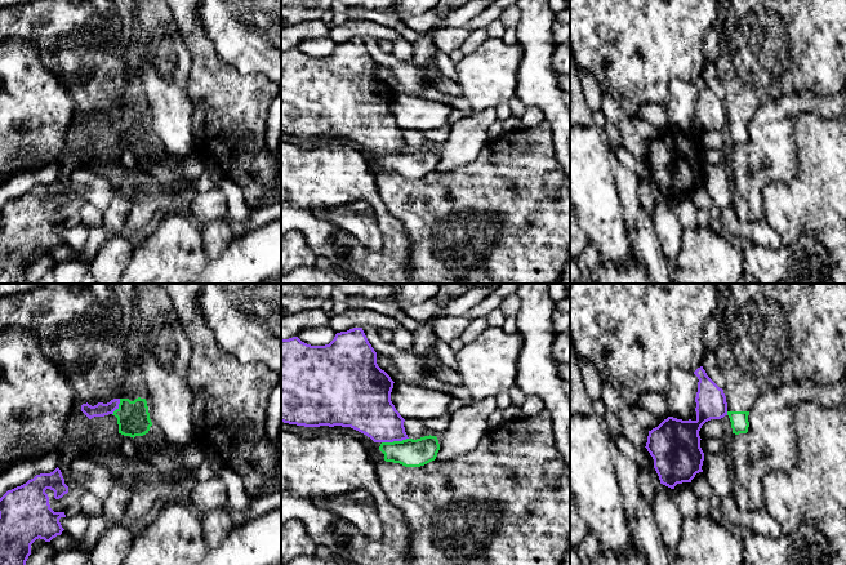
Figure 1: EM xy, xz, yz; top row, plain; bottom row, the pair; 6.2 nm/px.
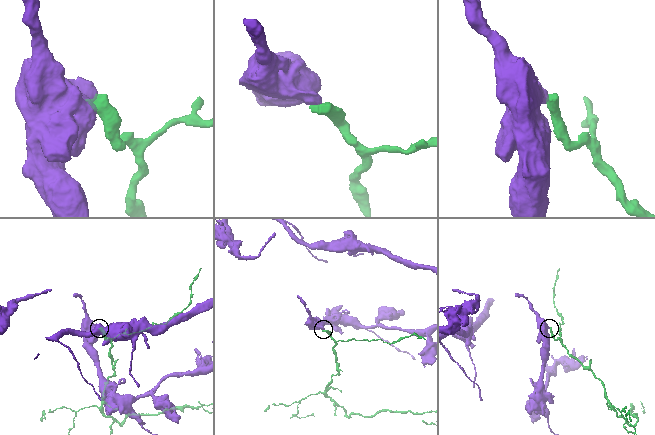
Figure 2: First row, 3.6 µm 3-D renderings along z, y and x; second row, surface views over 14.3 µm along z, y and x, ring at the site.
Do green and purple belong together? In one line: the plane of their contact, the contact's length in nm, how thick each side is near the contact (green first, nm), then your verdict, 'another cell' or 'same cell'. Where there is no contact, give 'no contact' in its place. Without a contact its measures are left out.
meets green in xz; contact 170 nm long; 180 nm thick on the green side, 300 nm on the other; another cell

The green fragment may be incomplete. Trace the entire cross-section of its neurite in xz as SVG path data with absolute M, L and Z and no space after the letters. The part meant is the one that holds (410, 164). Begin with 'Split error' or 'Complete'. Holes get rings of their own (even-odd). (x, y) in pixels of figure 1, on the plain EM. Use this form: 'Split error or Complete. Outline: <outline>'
Split error. Outline: M436 147L417 151L406 150L393 154L374 154L368 159L373 173L393 173L405 178L420 178L436 170L440 155Z

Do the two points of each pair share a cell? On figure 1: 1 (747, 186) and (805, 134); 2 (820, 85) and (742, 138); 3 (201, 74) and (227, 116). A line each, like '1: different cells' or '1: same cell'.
1: different cells
2: same cell
3: same cell

